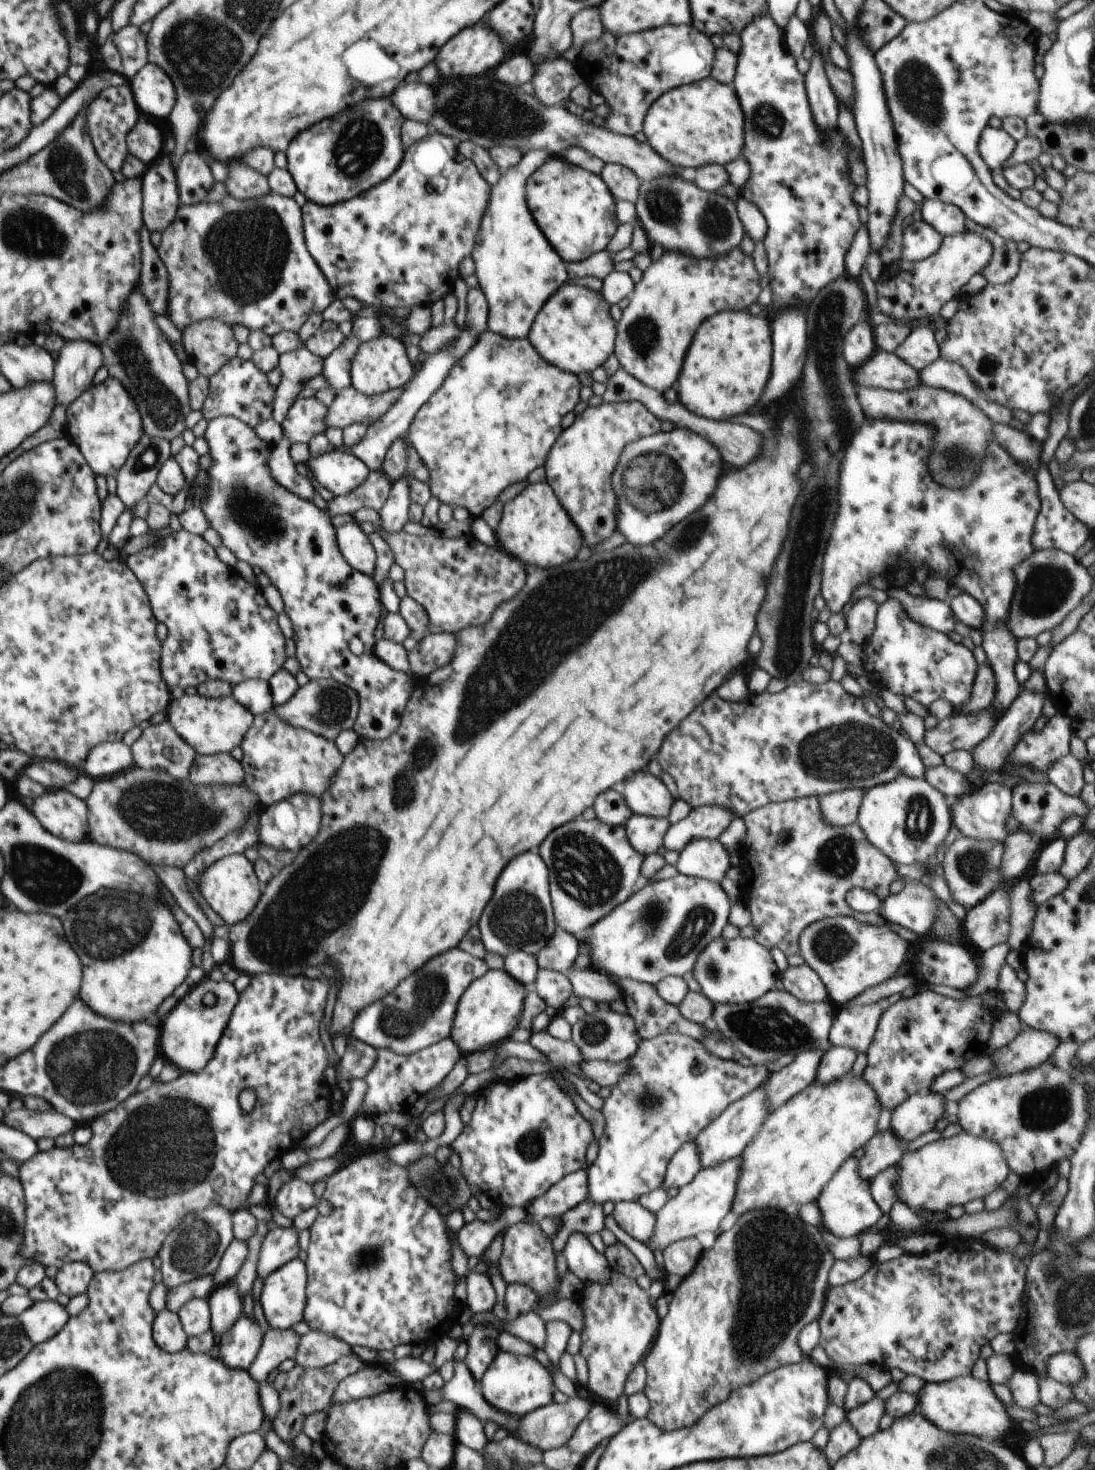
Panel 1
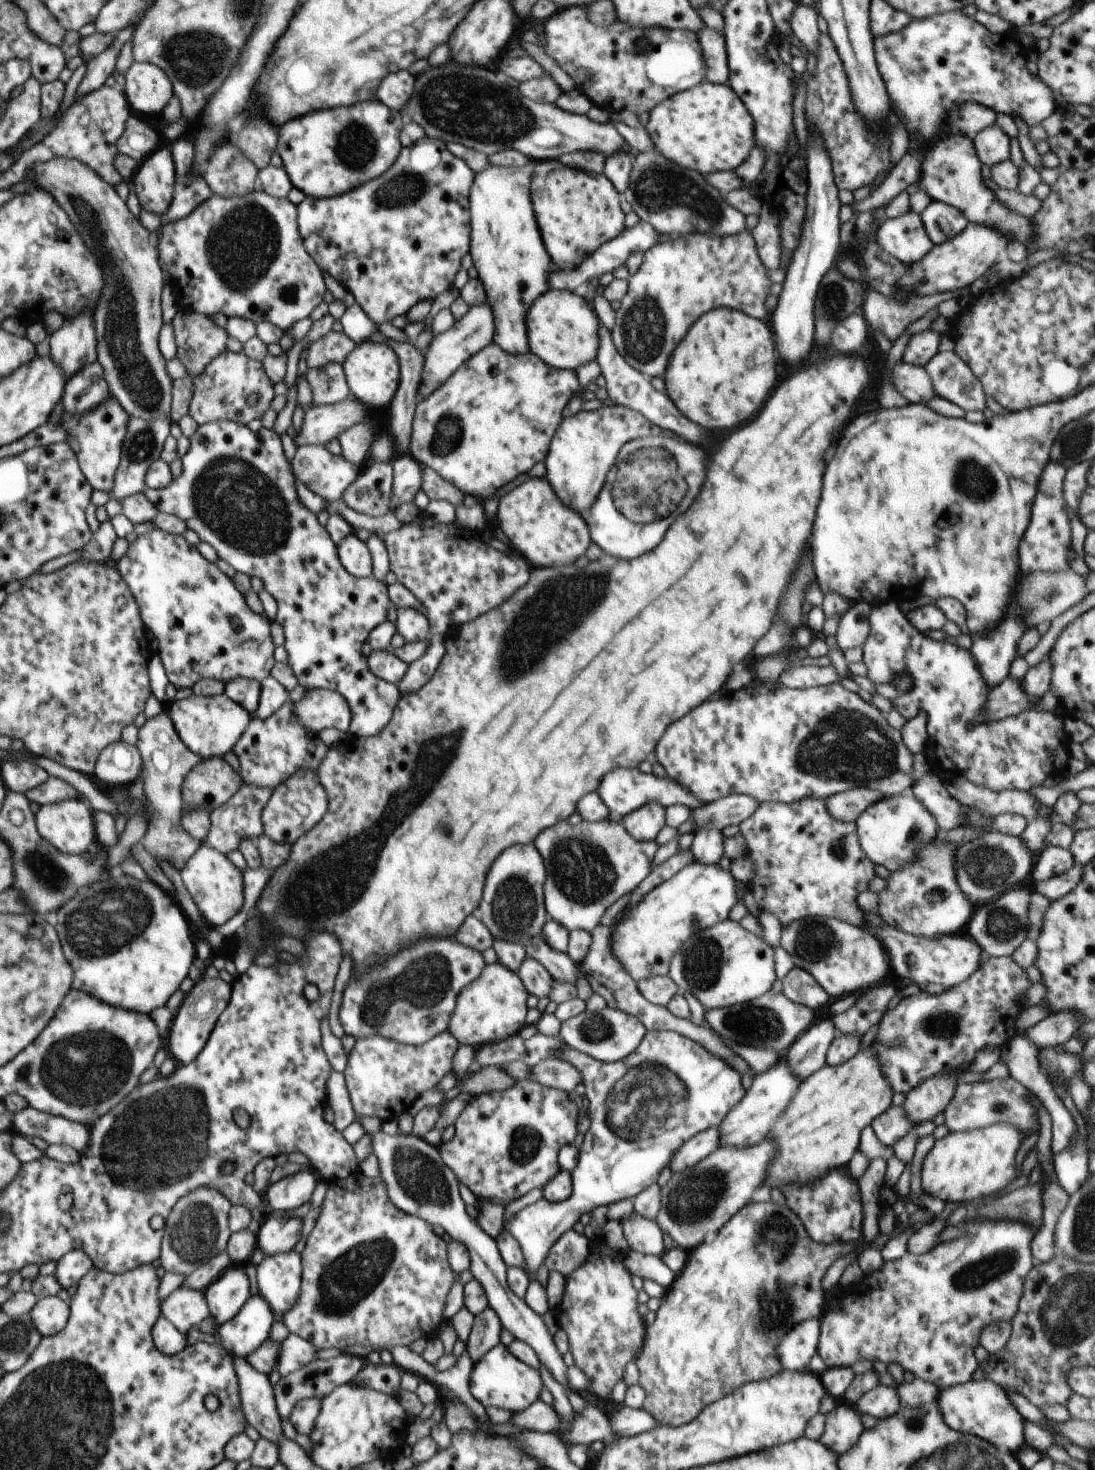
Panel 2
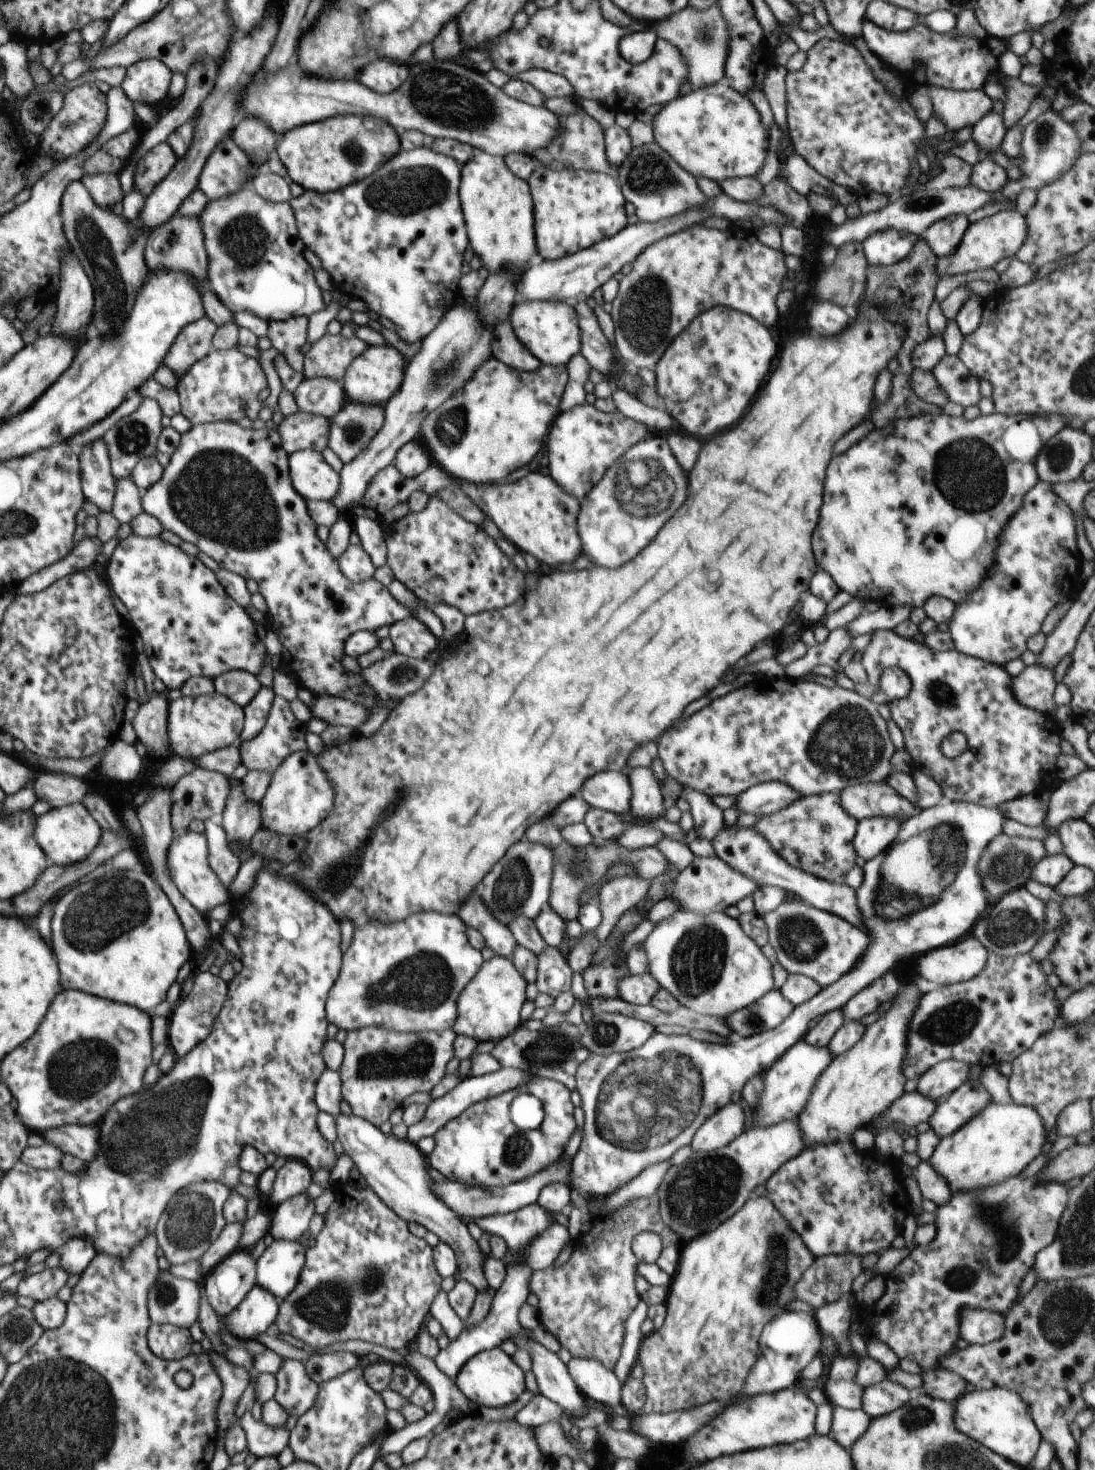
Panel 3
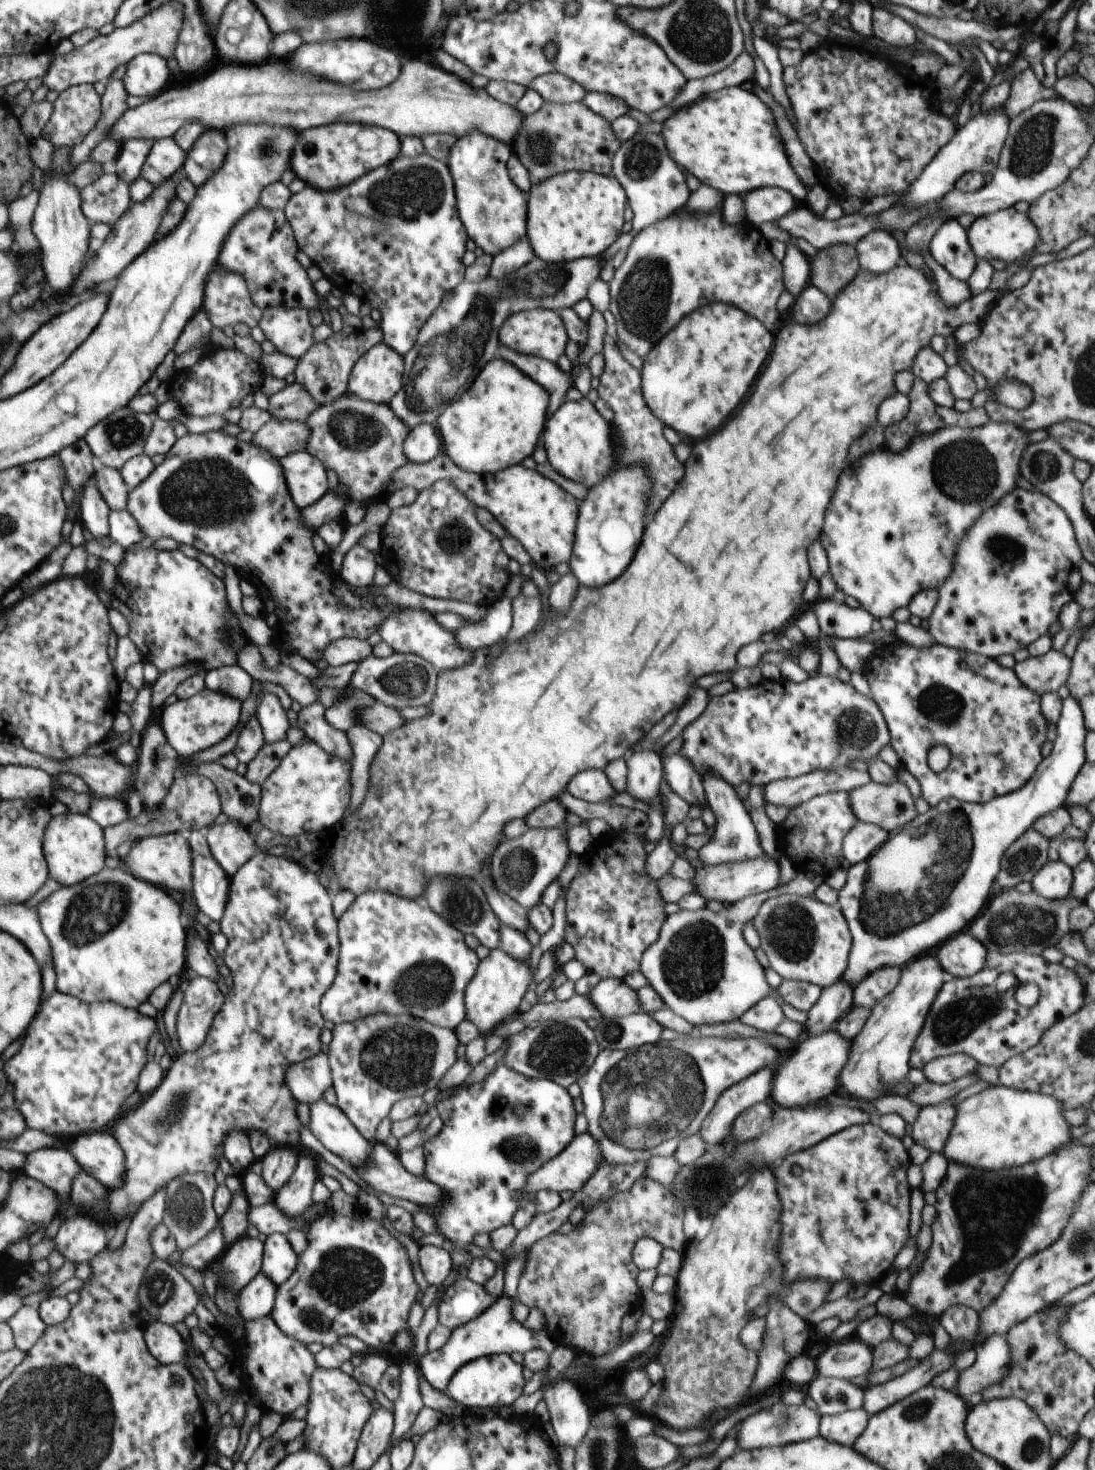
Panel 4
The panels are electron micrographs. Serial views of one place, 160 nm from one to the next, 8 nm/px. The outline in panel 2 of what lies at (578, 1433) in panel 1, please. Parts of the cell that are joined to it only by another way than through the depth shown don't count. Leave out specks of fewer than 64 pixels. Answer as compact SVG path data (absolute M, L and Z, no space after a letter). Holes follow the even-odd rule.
M622 1406L608 1416L613 1432L620 1437L631 1437L653 1430L658 1425L656 1419L644 1408L633 1409Z

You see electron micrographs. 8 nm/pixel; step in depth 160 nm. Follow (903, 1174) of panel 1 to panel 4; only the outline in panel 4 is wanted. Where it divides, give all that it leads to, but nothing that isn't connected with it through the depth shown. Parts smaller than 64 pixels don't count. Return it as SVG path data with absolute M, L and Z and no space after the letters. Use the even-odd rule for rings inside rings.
M1002 1084L988 1087L959 1103L954 1126L941 1153L948 1161L982 1170L1000 1170L1006 1166L1014 1168L1014 1166L1024 1166L1028 1162L1034 1163L1072 1139L1070 1137L1072 1126L1067 1124L1062 1115L1063 1111L1065 1110L1061 1104L1050 1095L1019 1091Z

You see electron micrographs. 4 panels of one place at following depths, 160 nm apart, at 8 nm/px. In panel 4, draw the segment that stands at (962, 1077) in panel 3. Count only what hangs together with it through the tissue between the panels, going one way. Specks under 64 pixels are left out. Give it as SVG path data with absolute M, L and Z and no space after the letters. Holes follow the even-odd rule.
M964 1053L938 1057L923 1068L926 1079L939 1085L945 1085L959 1078L972 1075L978 1066L977 1060Z

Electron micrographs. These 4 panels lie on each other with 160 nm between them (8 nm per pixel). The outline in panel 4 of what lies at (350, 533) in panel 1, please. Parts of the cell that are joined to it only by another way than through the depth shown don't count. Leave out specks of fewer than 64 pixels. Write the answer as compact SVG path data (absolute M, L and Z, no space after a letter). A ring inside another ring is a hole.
M356 543L345 555L337 572L339 579L344 579L350 586L372 586L374 572L378 562L375 554Z

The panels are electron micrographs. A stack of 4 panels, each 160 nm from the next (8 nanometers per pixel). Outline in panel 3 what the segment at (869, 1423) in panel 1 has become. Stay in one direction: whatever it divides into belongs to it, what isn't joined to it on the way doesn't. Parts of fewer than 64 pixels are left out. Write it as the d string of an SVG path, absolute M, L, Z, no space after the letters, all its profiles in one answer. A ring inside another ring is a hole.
M884 1378L882 1382L863 1390L861 1408L871 1419L875 1419L904 1406L913 1395L911 1390L905 1389L901 1384Z

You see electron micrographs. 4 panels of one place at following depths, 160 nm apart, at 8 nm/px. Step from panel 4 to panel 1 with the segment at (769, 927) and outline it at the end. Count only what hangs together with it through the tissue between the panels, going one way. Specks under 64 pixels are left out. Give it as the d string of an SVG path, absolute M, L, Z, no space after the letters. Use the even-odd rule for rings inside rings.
M840 915L821 918L807 926L799 936L798 948L805 964L824 983L829 1000L843 1008L867 988L891 979L910 955L912 944L902 939L889 923L876 926Z

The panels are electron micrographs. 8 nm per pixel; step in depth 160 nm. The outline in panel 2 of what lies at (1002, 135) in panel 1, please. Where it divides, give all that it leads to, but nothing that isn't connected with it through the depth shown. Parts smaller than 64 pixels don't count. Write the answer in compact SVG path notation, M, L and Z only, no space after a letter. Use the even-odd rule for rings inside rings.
M994 124L975 134L973 143L978 158L991 167L1010 159L1010 139Z

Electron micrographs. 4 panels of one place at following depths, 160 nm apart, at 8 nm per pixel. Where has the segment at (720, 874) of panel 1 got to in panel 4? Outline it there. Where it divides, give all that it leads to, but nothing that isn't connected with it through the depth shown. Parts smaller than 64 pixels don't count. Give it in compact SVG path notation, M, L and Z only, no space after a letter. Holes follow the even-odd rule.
M681 752L669 755L663 762L663 778L680 798L691 807L701 807L701 819L709 828L715 826L716 817L707 803L701 776L692 768L690 761Z

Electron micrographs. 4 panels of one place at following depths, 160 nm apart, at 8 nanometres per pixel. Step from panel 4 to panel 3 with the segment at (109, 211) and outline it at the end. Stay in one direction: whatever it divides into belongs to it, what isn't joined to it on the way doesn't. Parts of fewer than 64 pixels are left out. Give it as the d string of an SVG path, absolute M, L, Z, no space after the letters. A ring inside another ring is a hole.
M114 173L87 174L81 178L82 183L92 195L97 205L112 208L118 201L122 201L121 182Z

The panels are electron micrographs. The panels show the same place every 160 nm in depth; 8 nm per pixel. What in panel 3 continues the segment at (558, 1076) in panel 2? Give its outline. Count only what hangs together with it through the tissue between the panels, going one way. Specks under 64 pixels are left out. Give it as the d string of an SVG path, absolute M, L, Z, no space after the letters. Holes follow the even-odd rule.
M502 1067L496 1072L487 1075L478 1075L462 1079L456 1088L453 1088L448 1094L440 1098L431 1100L427 1106L424 1118L408 1127L407 1138L415 1143L421 1138L433 1137L443 1126L446 1126L453 1118L456 1118L462 1111L465 1111L469 1106L481 1100L502 1094L503 1092L516 1089L526 1084L530 1079L530 1071L515 1069L512 1067Z

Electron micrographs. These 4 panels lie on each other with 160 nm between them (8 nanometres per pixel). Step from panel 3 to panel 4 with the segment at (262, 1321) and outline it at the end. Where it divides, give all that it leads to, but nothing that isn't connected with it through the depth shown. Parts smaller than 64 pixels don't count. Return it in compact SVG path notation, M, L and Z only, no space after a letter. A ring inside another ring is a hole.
M260 1271L240 1292L238 1312L244 1321L271 1316L277 1286Z

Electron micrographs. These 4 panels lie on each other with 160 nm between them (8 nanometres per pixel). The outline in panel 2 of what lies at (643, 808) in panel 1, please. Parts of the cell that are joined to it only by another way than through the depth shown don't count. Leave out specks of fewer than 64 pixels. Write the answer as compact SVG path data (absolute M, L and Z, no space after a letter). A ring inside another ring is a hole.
M618 768L618 770L612 770L610 774L604 776L598 794L611 810L610 816L616 820L629 815L633 810L643 807L646 803L658 803L664 808L680 803L685 804L692 811L706 804L699 799L695 799L694 795L687 793L677 782L674 782L668 776L661 779L653 772L642 773L638 768L628 770Z

